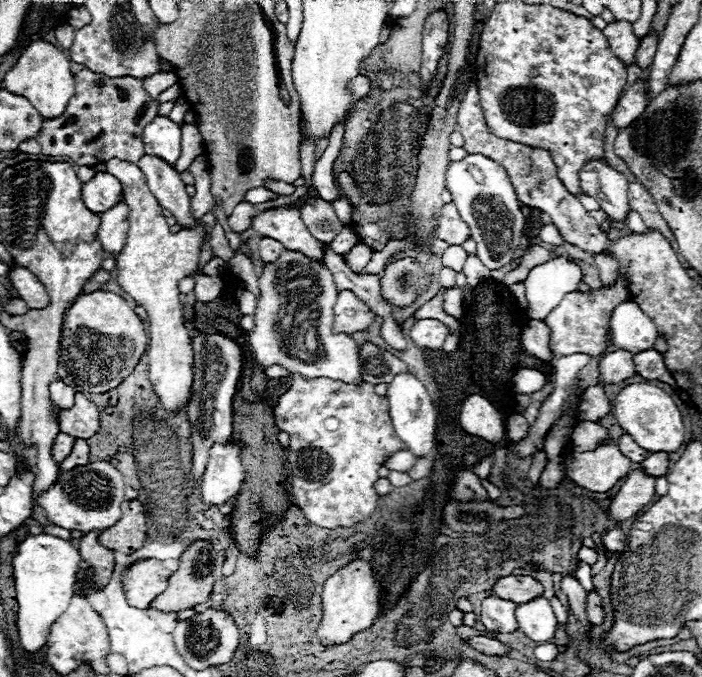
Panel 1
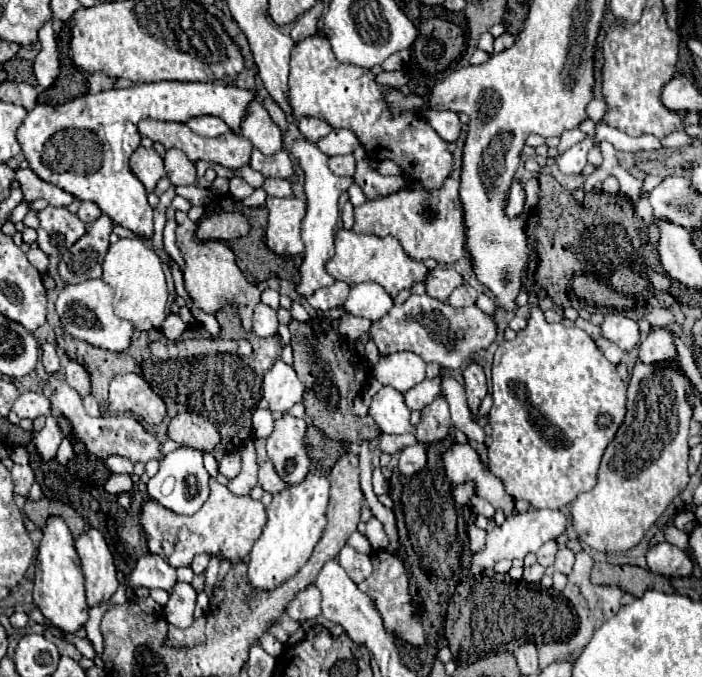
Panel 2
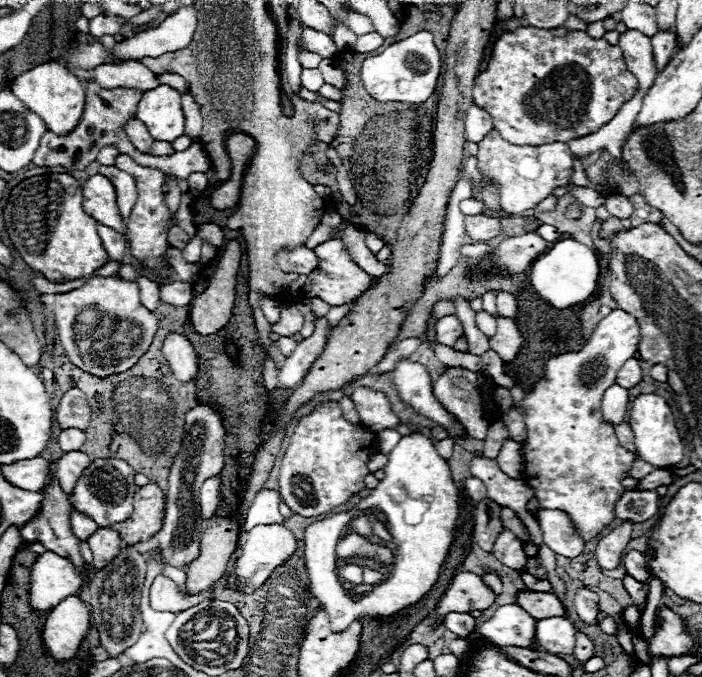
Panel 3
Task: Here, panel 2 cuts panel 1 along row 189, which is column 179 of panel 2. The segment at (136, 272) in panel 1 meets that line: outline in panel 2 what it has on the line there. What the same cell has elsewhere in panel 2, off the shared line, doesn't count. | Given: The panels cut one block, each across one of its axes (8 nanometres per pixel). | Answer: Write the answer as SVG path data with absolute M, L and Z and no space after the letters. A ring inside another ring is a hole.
M140 120L138 122L140 136L148 136L152 142L164 144L164 148L180 148L192 162L196 160L206 160L206 162L216 162L228 170L240 170L250 162L250 152L252 152L252 142L246 140L242 134L222 134L218 138L206 138L196 132L192 132L186 124L182 122L164 122L164 120Z

